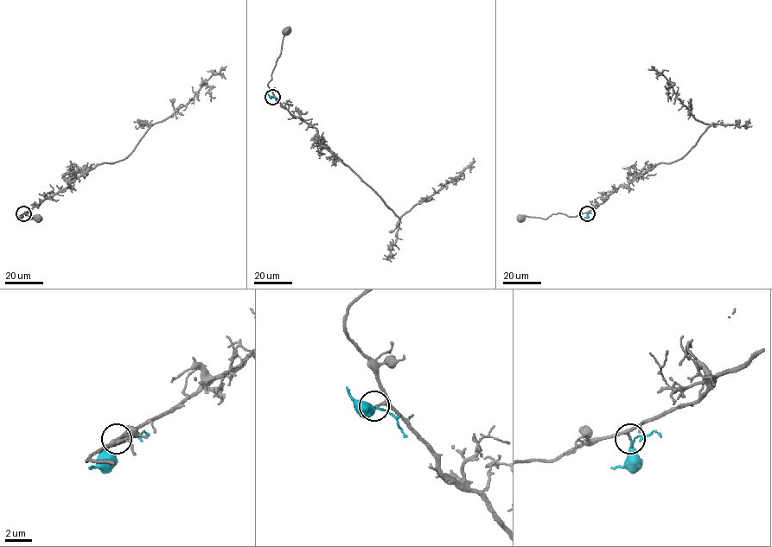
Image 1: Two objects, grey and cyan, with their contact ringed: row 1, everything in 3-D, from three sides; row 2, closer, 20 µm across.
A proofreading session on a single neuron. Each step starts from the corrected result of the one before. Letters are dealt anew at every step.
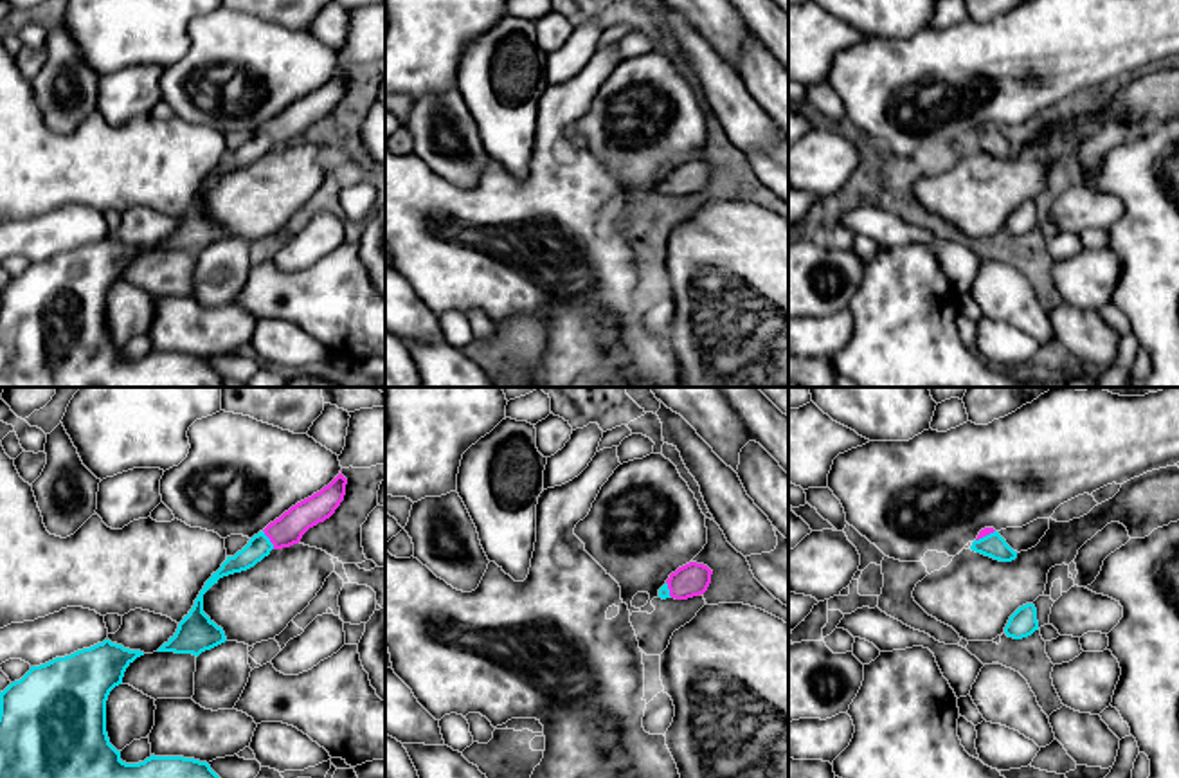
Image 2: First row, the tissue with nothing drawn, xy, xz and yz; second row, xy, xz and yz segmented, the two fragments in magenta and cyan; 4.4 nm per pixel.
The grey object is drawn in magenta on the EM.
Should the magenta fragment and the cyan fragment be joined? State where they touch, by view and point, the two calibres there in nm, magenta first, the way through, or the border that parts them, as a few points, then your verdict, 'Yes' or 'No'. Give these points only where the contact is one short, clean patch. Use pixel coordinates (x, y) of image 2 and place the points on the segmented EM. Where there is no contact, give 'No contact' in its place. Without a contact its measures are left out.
Touches magenta at xy (269, 537). Thickness 140 nm (magenta) against 110 nm. Path across: xy (287, 530), (269, 537), (260, 546). Yes

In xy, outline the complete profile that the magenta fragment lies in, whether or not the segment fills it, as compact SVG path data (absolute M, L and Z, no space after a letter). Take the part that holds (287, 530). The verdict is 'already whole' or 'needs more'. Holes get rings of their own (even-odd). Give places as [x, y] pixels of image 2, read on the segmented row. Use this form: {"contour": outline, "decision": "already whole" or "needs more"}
{"contour": "M338 474L328 486L311 497L297 502L263 531L254 535L248 544L234 556L227 556L221 567L205 582L193 609L178 623L178 629L167 643L157 652L200 656L227 641L225 632L203 612L203 594L218 584L220 578L247 571L270 555L272 549L299 544L302 535L329 519L346 495L347 479Z", "decision": "needs more"}

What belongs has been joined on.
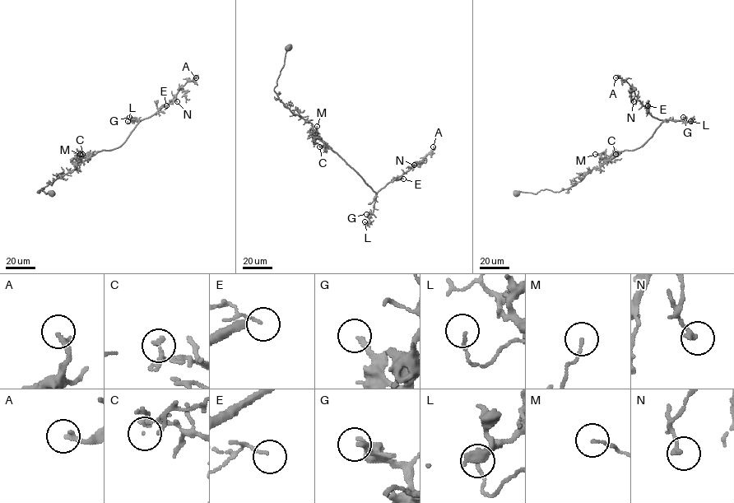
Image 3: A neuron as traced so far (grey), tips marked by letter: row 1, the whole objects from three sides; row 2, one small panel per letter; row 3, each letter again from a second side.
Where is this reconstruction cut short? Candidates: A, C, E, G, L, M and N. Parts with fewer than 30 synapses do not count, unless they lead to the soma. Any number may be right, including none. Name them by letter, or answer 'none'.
none

